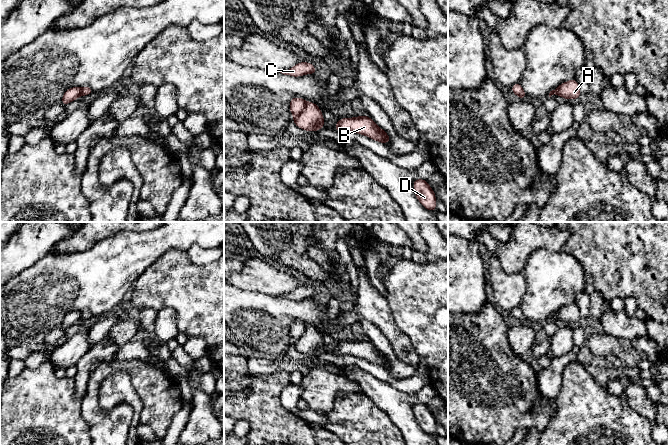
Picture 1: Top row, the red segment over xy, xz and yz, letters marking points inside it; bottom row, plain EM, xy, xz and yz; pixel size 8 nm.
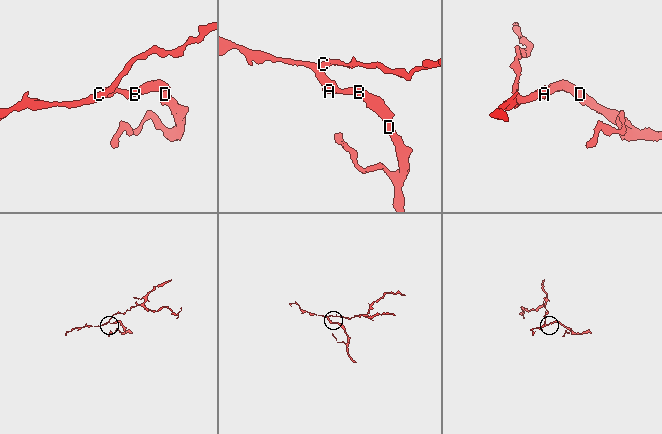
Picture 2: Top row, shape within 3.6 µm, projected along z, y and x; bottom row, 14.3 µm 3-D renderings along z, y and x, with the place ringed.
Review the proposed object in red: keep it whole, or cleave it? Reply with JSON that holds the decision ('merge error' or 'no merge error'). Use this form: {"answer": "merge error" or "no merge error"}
{"answer": "merge error"}

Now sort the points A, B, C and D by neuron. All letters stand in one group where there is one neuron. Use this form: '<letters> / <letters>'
A B D / C

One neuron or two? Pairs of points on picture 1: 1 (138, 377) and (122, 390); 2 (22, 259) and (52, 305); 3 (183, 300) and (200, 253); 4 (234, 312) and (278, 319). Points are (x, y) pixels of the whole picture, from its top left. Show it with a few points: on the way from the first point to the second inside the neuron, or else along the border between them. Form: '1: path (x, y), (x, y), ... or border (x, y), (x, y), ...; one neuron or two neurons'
1: border (115, 370), (128, 374), (142, 403); two neurons
2: border (47, 254), (10, 279); two neurons
3: border (186, 251), (193, 263), (206, 265), (213, 262); two neurons
4: path (245, 312), (257, 319), (267, 319); one neuron

